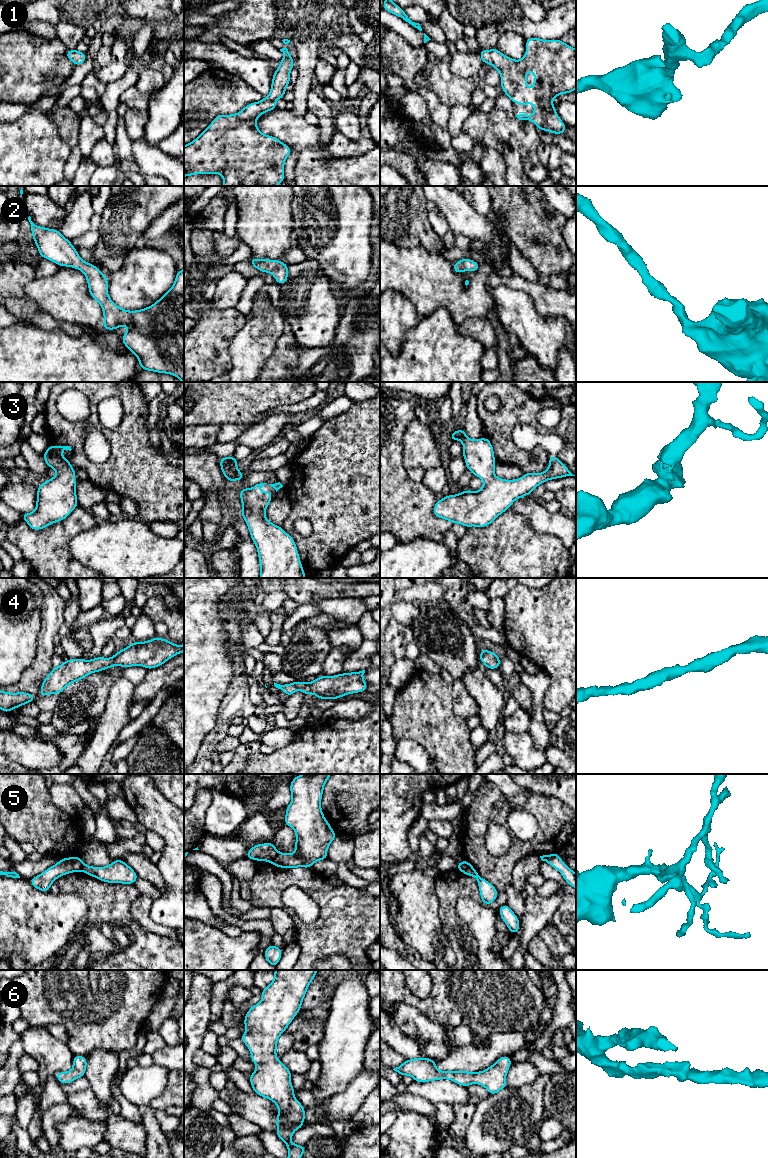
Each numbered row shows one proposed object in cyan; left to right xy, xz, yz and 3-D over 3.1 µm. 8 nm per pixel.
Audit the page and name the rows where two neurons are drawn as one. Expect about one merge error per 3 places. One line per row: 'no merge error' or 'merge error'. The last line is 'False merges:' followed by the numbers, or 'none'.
1: no merge error
2: no merge error
3: no merge error
4: no merge error
5: merge error
6: no merge error
False merges: 5

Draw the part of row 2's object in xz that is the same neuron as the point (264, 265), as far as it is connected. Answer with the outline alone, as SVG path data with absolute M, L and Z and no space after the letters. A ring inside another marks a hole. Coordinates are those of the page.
M250 258L250 262L259 271L273 274L275 281L280 285L287 282L289 265L281 260Z

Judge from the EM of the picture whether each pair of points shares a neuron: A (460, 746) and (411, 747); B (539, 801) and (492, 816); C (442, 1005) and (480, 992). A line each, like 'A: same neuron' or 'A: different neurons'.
A: different neurons
B: same neuron
C: same neuron

